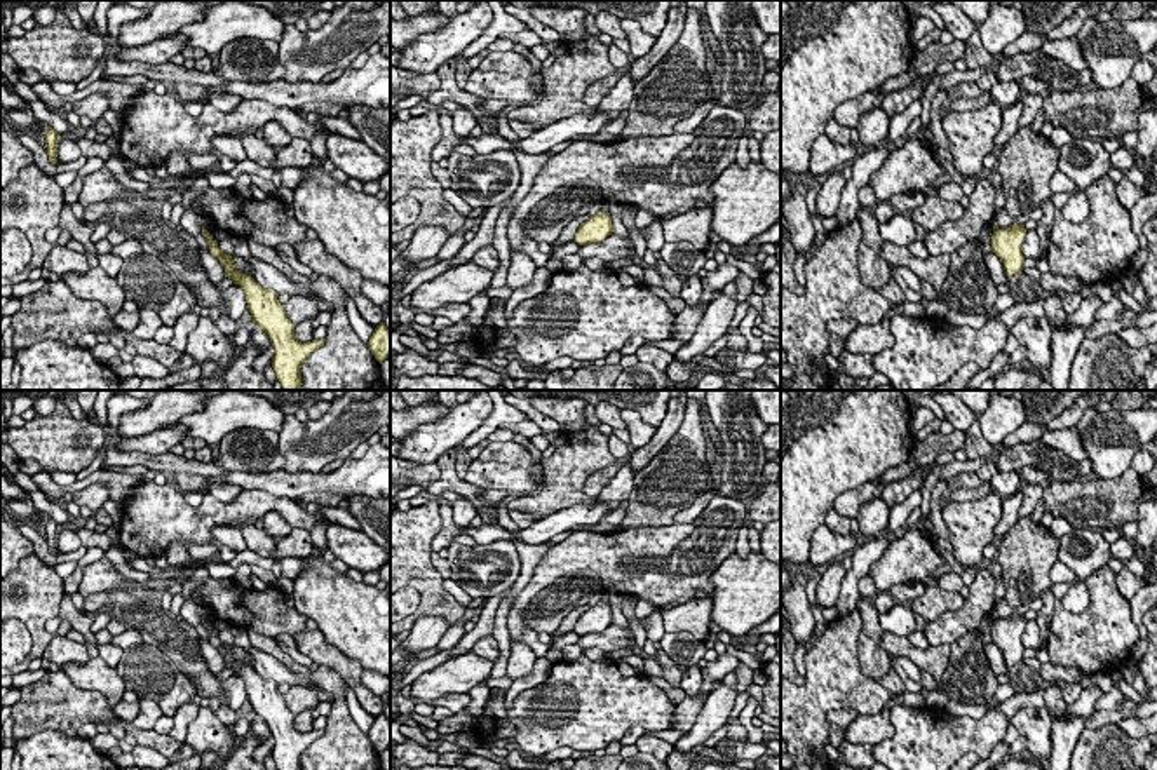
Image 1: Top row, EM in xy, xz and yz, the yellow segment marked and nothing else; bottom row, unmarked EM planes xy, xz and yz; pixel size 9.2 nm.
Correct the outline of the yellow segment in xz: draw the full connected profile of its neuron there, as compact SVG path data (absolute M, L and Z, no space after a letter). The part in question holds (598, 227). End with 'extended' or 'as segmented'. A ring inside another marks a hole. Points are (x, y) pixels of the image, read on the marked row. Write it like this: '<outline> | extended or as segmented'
M598 211L594 216L591 216L578 226L573 240L578 246L585 246L592 242L601 242L612 233L613 233L613 223L610 213Z | as segmented

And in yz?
M1014 223L1009 228L993 226L991 253L1000 258L1009 279L1023 270L1025 256L1021 253L1021 244L1025 235L1025 225Z | as segmented

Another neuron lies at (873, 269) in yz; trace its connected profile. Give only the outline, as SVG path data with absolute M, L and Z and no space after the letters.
M871 209L857 211L863 237L857 249L859 274L863 284L880 289L889 282L889 263L880 256L883 239L878 230L878 220Z

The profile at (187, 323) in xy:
M188 312L178 317L178 321L173 326L173 340L169 341L169 347L174 350L185 354L188 334L199 326L200 315L195 312Z

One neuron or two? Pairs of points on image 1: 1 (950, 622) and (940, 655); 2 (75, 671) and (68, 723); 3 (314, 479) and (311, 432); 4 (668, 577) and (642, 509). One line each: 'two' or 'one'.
1: two
2: two
3: two
4: two

